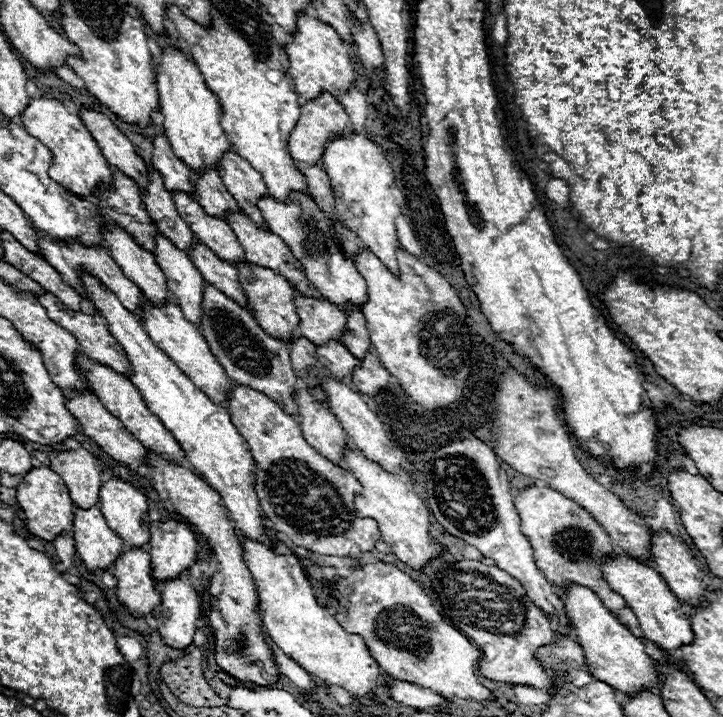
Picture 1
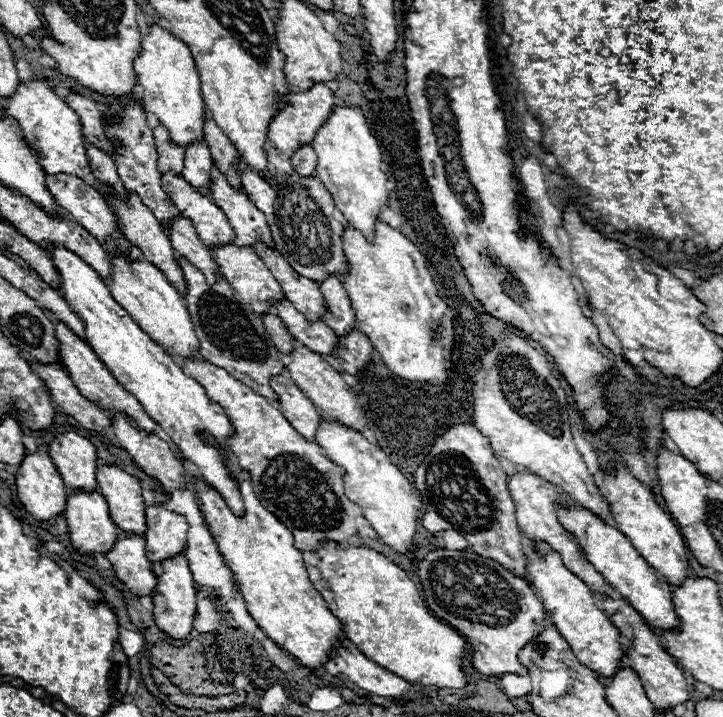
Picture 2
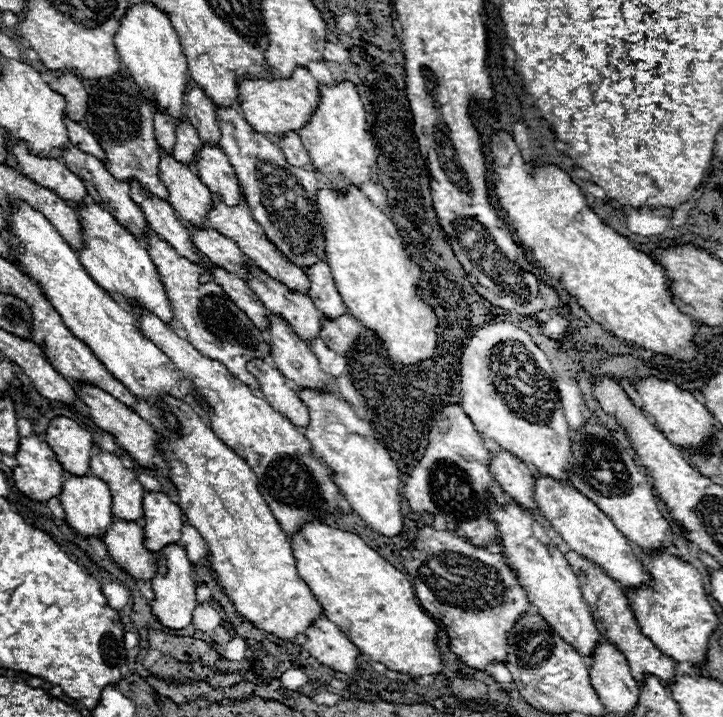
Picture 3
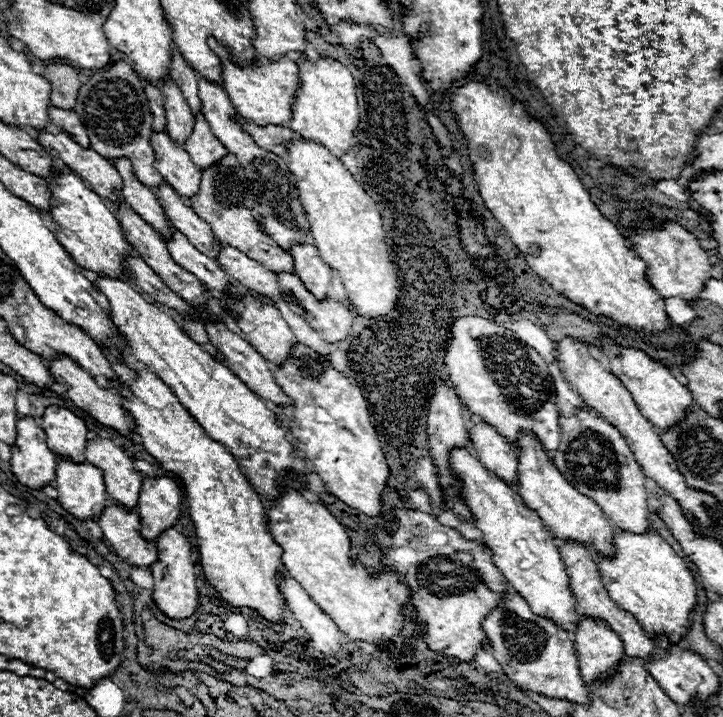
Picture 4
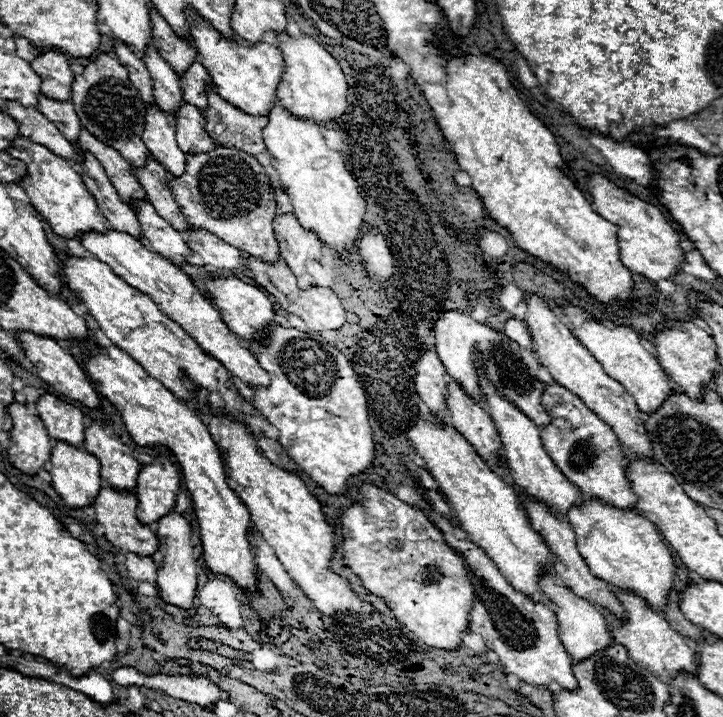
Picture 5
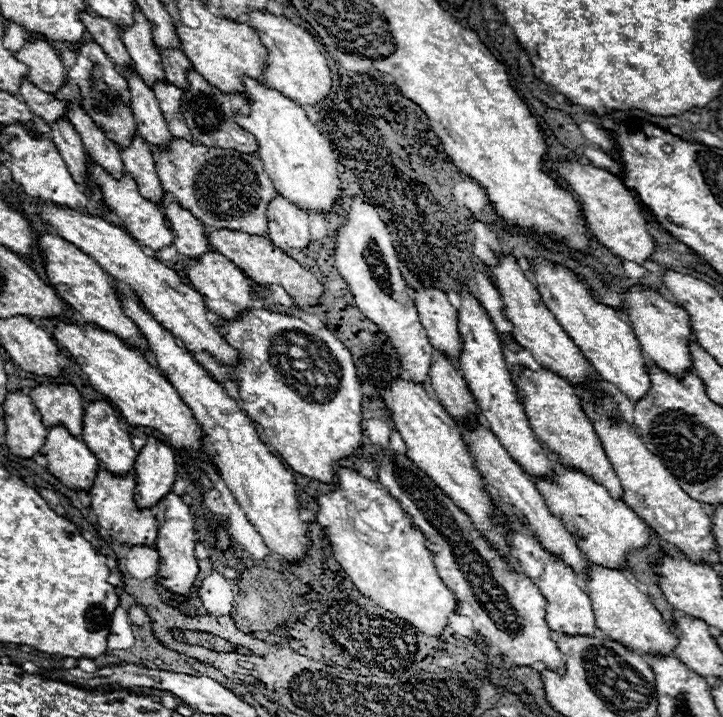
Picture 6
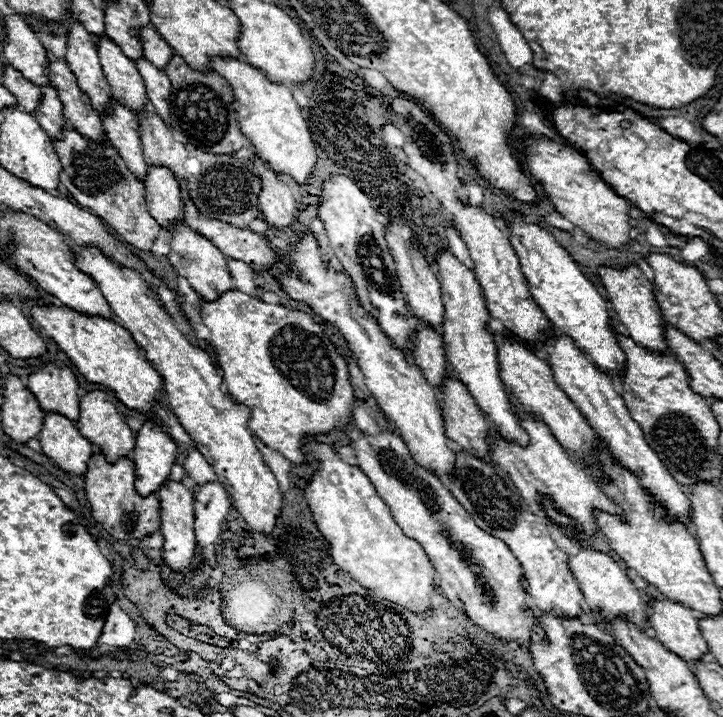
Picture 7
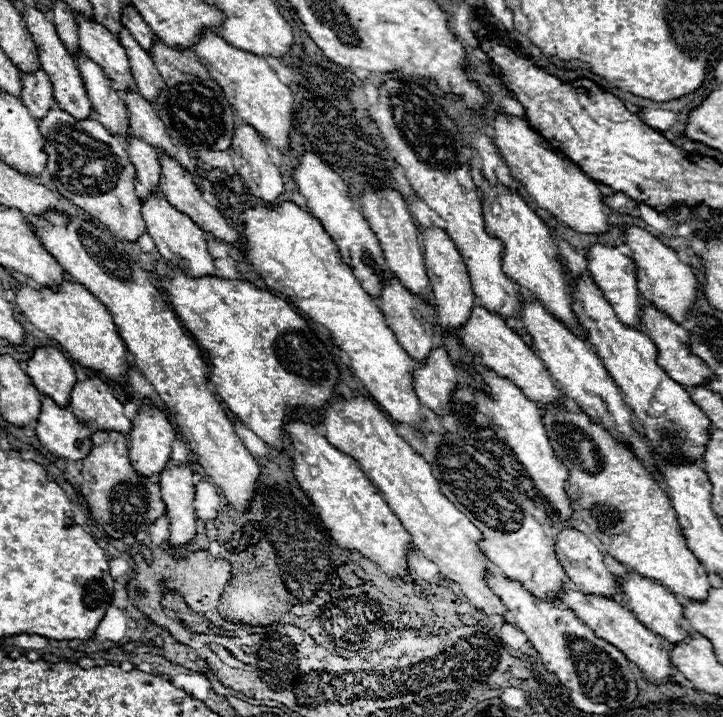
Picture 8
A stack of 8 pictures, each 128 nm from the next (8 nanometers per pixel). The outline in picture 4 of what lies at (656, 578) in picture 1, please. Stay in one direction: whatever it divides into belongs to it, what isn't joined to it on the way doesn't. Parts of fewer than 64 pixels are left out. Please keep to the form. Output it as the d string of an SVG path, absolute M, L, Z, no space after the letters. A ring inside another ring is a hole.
M526 432L518 436L516 492L522 496L528 508L538 512L544 526L554 532L554 538L592 544L600 554L612 552L612 526L608 524L608 520L604 520L604 512L600 510L600 506L588 496L580 494L572 484L568 484L568 480L564 480L564 476L558 472L540 440Z

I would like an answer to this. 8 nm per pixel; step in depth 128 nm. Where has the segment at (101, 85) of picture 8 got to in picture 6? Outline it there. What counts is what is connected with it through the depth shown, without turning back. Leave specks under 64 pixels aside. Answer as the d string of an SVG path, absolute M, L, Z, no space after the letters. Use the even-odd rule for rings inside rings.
M134 134L132 144L128 148L120 148L120 156L122 156L124 170L136 180L140 194L144 198L152 200L154 204L158 204L164 190L162 190L162 184L158 180L156 164L154 164L148 142L142 136Z

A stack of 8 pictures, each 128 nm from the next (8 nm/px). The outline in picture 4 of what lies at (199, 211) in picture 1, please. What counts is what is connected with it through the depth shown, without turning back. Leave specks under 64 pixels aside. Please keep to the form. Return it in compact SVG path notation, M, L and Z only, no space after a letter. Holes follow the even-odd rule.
M166 130L152 132L150 144L156 152L156 170L180 196L192 198L198 192L200 170L188 158L186 150L182 150Z

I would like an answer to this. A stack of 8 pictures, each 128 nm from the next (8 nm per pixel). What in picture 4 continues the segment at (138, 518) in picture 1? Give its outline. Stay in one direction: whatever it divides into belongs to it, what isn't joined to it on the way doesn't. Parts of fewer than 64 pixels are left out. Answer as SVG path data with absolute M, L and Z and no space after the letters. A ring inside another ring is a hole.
M94 436L86 442L86 460L102 470L106 492L126 508L136 508L142 488L142 474L134 470L134 460L126 456L110 438Z

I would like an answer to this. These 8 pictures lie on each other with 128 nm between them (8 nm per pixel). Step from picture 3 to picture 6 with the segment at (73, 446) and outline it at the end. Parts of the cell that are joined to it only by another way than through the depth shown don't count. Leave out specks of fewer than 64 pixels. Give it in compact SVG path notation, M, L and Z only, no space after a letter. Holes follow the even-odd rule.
M42 382L30 390L30 398L36 404L44 424L48 428L64 424L72 436L82 434L82 396L68 382Z

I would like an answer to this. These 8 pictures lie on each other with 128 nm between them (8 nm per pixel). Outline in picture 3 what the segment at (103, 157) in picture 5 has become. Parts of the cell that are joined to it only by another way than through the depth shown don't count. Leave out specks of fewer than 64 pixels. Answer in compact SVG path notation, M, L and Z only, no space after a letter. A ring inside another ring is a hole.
M134 178L130 180L130 198L140 206L140 210L146 216L148 226L158 236L162 236L162 240L168 240L168 244L172 244L172 248L176 248L176 252L180 252L180 256L186 256L194 264L200 262L198 250L192 246L188 230L180 224L174 208L166 200L152 196Z

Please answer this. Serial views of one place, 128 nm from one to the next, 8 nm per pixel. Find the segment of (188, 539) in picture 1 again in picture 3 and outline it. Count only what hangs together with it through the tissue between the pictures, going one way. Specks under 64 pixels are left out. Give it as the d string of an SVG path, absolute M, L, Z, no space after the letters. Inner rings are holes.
M146 492L144 502L144 546L152 552L180 540L184 514L166 492Z

